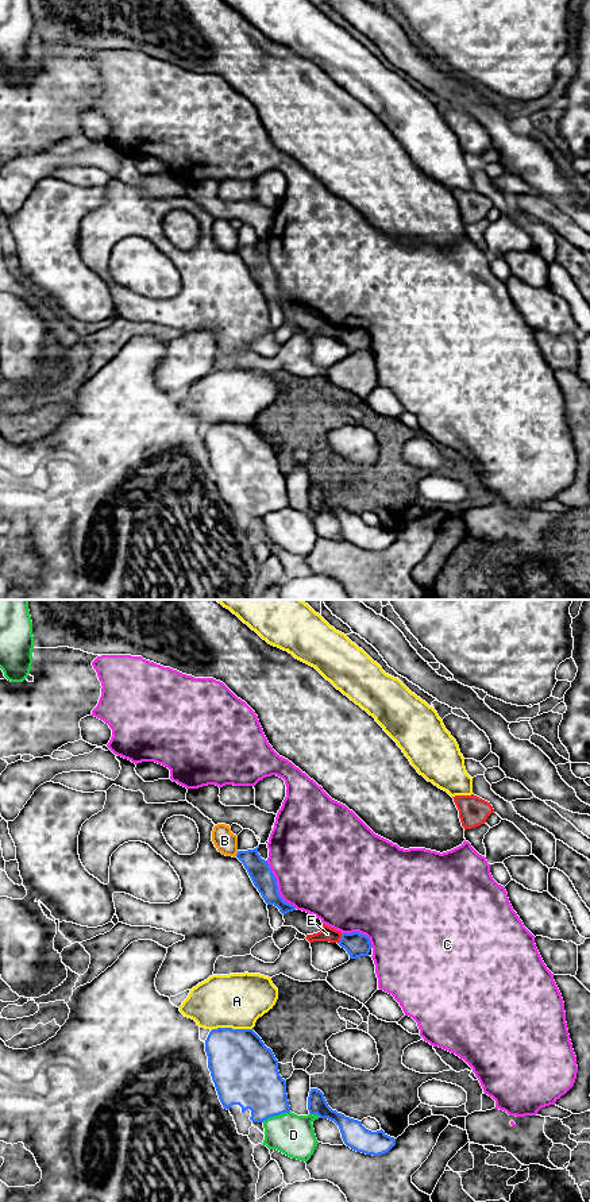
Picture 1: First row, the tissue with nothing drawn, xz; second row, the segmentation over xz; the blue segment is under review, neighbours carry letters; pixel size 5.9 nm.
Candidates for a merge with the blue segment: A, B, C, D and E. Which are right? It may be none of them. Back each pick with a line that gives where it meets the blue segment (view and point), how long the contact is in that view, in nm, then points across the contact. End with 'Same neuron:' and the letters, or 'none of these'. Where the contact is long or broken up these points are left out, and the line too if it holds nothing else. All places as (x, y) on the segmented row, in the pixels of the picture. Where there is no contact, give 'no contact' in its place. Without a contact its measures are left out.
Same neuron: none of these

